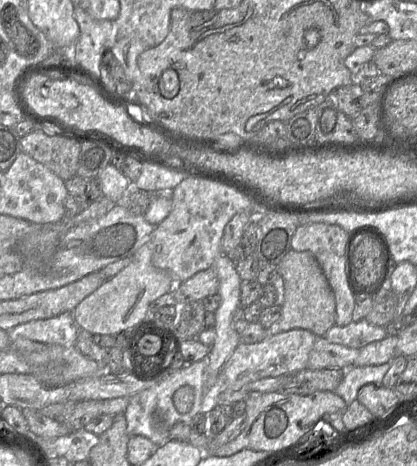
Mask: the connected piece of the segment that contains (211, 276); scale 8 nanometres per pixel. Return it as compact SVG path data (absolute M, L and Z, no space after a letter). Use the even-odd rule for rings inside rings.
M213 268L202 270L183 282L176 282L169 291L173 294L177 305L186 304L218 293L219 280Z

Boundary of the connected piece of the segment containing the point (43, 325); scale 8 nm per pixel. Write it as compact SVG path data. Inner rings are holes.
M65 312L52 318L19 324L7 333L11 341L26 338L44 344L74 347L78 337L78 326L72 312Z

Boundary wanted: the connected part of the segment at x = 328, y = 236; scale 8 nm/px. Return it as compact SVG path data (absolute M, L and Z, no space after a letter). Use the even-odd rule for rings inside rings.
M314 222L300 224L292 236L290 249L295 251L309 251L313 254L321 267L327 282L335 297L335 325L344 327L351 323L355 307L356 296L349 280L349 267L347 263L347 243L351 231L347 232L338 225Z

